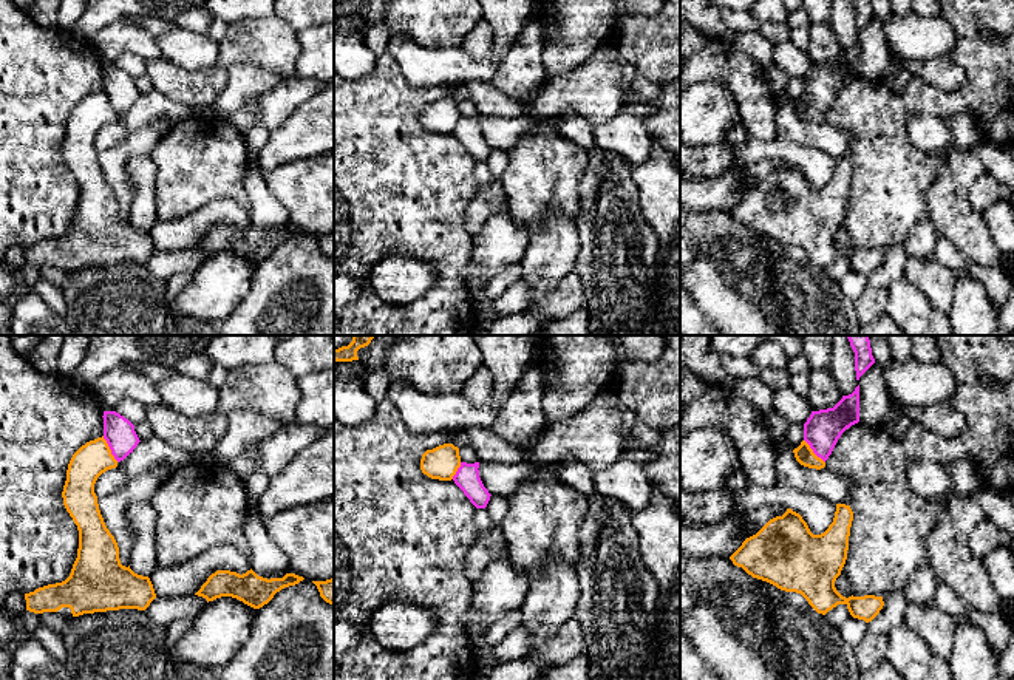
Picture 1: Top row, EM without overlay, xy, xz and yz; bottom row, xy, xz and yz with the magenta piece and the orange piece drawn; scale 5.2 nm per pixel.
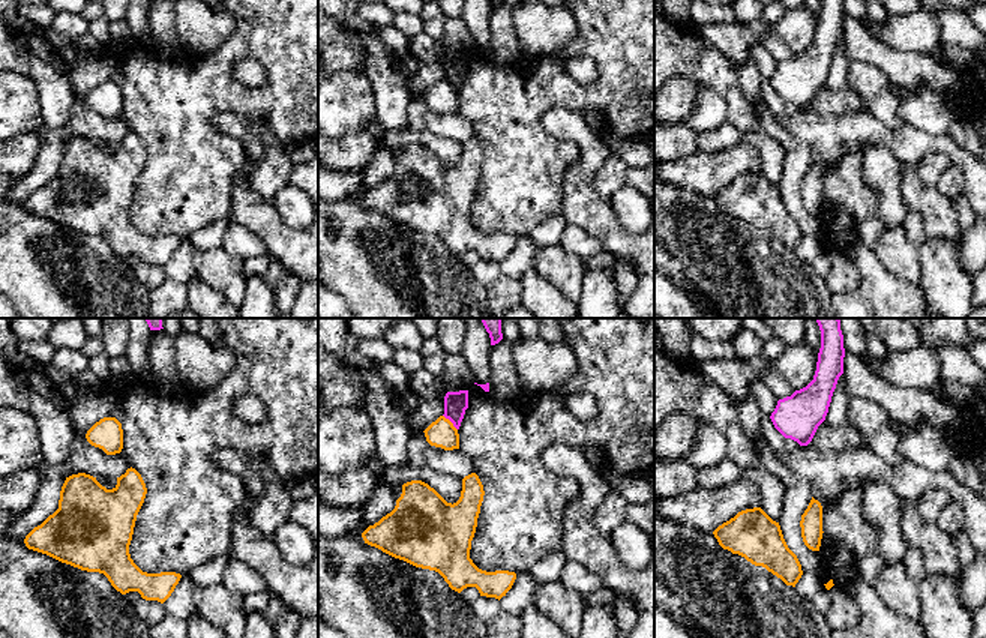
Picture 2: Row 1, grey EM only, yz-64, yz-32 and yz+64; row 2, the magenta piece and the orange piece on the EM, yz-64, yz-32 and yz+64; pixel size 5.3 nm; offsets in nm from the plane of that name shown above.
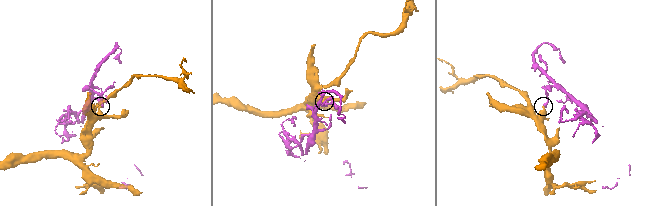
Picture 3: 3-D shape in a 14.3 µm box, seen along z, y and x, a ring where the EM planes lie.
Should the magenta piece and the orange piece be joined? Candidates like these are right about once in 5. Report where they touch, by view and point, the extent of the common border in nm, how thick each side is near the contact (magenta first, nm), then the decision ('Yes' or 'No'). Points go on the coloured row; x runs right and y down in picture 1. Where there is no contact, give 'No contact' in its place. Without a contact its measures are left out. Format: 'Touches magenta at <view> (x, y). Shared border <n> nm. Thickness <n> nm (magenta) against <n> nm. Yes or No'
Touches magenta at xy (110, 448). Shared border 160 nm. Thickness 160 nm (magenta) against 180 nm. No

